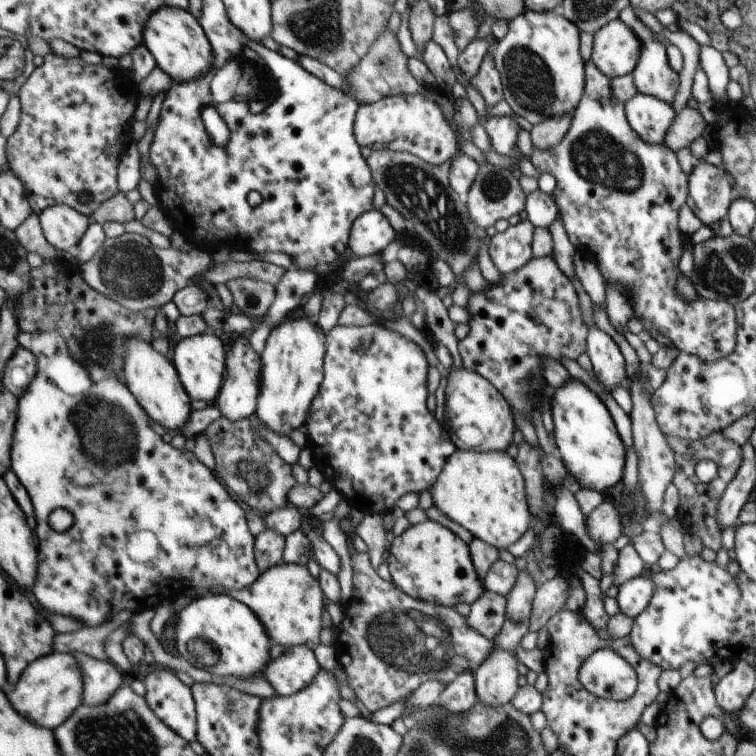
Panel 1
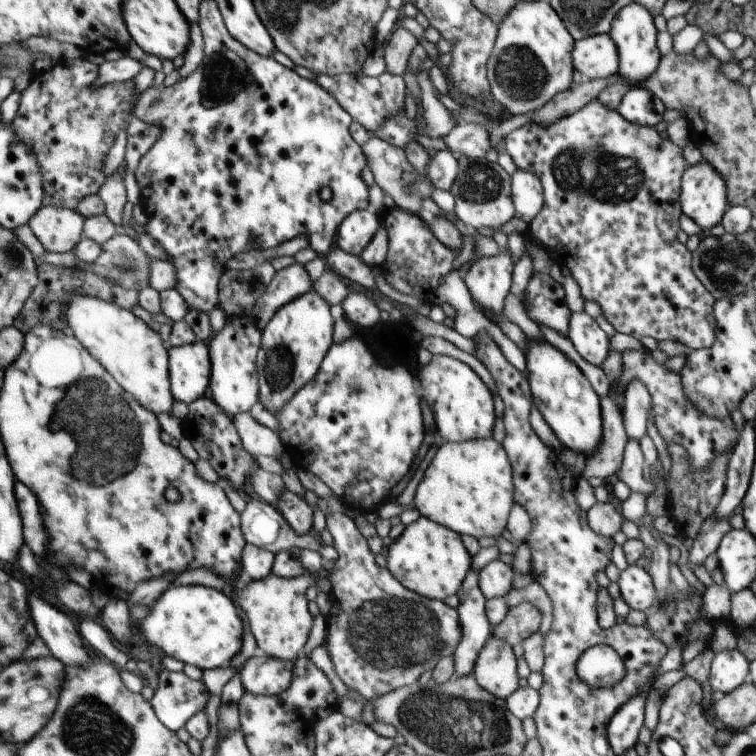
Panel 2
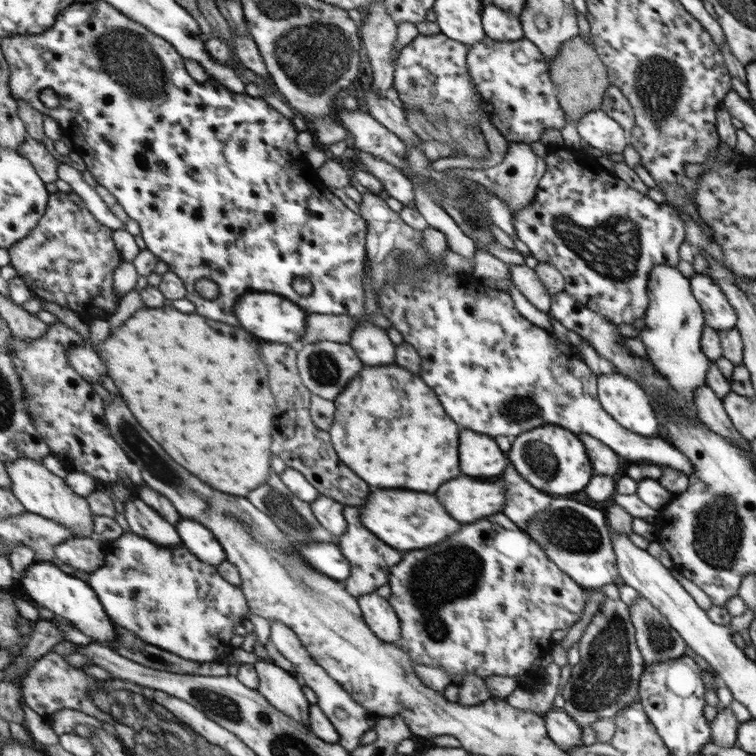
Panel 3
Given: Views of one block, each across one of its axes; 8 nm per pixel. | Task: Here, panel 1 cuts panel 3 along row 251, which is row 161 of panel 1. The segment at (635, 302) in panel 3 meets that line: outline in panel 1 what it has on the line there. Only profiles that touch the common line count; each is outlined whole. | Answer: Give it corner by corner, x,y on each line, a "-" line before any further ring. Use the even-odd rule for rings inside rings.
592,56
586,63
586,88
582,97
581,104
578,105
576,112
572,115
573,125
570,126
569,133
566,134
564,140
550,148
550,150
540,150
540,148
532,148
532,156
529,157
530,162
534,164
534,168
540,173
550,174
556,179
556,188
554,188
553,199
558,206
558,217
562,220
566,234
569,236
570,242
579,252
585,254
586,257
592,259
598,266
600,274
602,274
605,282
610,284
624,284
630,290
630,298
632,298
632,306
634,306
634,315
640,318
641,325
637,332
644,338
649,337
650,330
658,330
661,341
670,342
679,352
688,353
689,355
698,356
708,362
716,362
722,360
726,356
730,356
737,348
737,311
735,306
728,304
725,300
705,299
704,297
696,298
696,300
682,300
680,294
676,292
676,281
680,276
678,270
678,262
682,256
682,244
680,244
680,230
678,230
678,210
682,208
682,204
689,198
686,188
688,188
688,176
682,172
680,164
678,164
678,156
674,158
674,151
670,150
665,144
650,144
641,137
630,126
628,116
625,114
624,102
614,98
612,80
608,75
602,74
602,70
598,70
596,64
592,62

